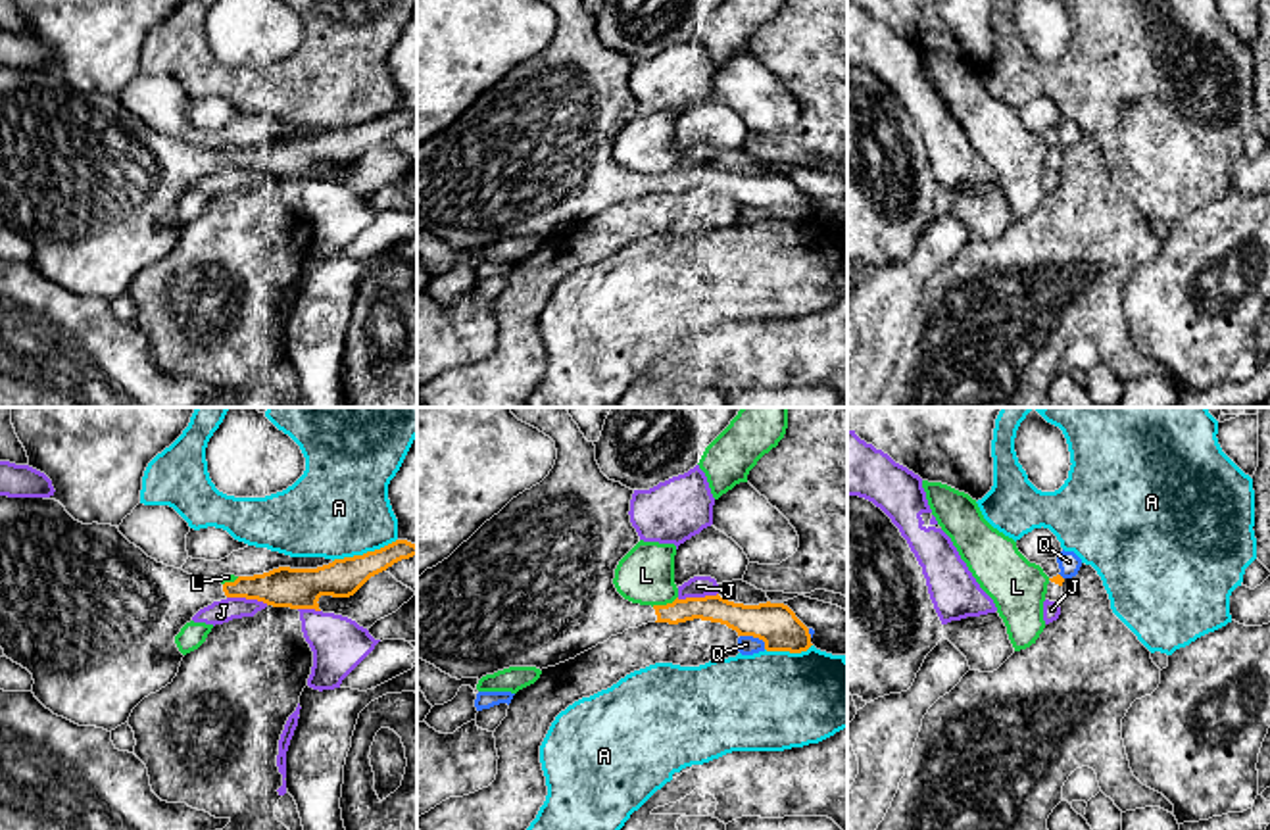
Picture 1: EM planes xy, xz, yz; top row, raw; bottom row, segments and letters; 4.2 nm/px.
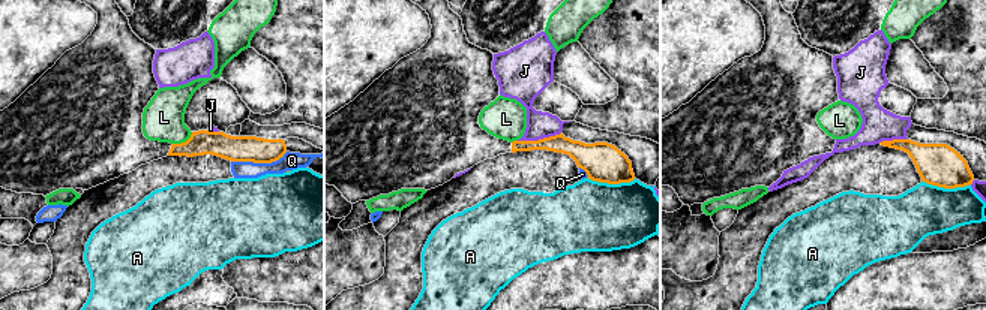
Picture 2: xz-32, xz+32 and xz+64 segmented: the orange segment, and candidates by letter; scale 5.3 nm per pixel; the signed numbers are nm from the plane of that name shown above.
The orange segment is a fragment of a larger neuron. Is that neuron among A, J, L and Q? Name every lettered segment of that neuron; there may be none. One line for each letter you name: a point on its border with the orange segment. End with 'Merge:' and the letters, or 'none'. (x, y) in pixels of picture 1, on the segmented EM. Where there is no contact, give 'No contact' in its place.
Merge: none

